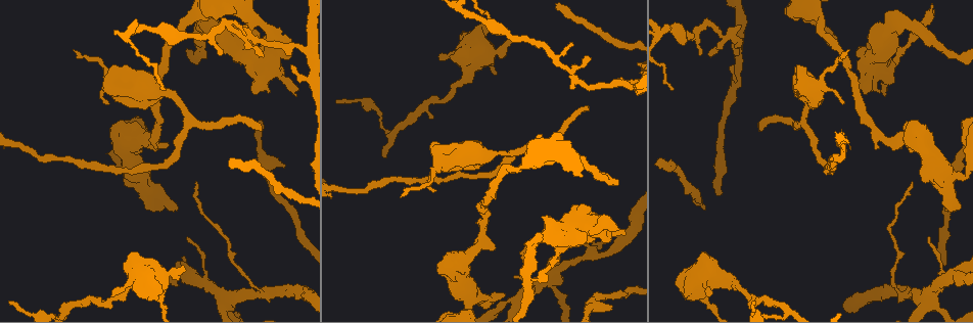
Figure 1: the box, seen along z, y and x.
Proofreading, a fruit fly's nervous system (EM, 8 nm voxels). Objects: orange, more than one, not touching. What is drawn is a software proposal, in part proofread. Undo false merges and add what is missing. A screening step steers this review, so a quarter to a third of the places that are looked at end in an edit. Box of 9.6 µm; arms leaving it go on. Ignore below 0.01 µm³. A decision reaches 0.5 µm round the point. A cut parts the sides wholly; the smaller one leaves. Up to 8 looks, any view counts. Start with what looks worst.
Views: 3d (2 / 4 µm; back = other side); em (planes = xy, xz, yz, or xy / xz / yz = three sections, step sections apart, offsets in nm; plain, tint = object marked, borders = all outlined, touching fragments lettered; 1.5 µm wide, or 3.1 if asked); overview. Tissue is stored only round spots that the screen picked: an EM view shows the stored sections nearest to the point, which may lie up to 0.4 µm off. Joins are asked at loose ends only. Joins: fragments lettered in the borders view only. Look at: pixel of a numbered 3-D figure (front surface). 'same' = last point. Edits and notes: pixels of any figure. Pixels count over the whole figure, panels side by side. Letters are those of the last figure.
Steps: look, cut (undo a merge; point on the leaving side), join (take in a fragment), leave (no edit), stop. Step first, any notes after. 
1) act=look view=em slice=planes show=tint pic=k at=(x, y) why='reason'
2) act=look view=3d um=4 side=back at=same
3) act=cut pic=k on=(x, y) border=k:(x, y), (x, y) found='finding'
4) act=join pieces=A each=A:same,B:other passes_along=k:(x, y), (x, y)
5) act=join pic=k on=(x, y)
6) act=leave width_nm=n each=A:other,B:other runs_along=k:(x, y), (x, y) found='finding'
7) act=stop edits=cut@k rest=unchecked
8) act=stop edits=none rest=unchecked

act=look view=em slice=xz step=4 show=borders pic=1 at=(261, 296) why='three-way junction'

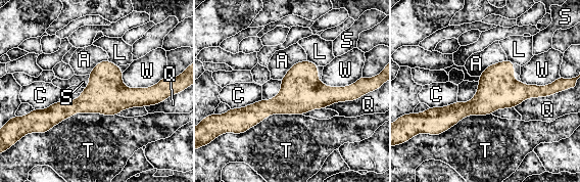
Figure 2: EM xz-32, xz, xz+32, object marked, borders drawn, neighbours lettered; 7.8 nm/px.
act=leave longest_contact=T:600nm each=A:other,C:other,L:other,Q:other,S:other,T:other,W:other runs_along=2:(549, 87), (431, 111) found='all the same neuron'

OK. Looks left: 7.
act=look view=em slice=planes show=plain pic=1 at=(611, 306)

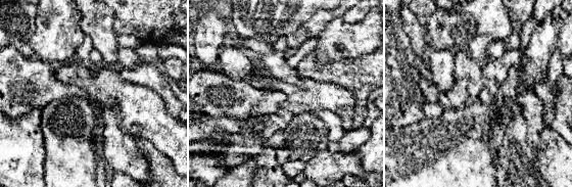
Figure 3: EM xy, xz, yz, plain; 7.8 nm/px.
act=look view=em slice=planes show=borders at=same why='see the neighbours'

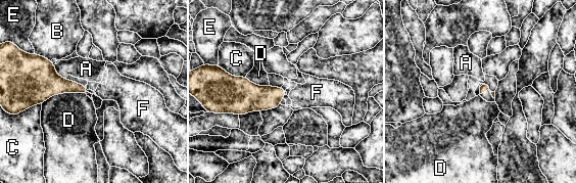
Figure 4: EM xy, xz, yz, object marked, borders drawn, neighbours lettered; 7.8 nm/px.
act=leave longest_contact=D:360nm each=A:other,B:other,C:other,D:other,E:other,F:other border=4:(86, 94), (53, 94), (42, 104) found='none of them fits'

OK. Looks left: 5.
act=look view=em slice=yz step=4 show=tint pic=1 at=(949, 274) why='thin arm on a thick one'

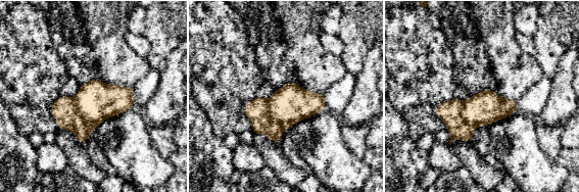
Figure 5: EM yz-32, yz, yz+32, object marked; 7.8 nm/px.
act=look view=em slice=xz step=4 show=borders at=same why='cut it another way'

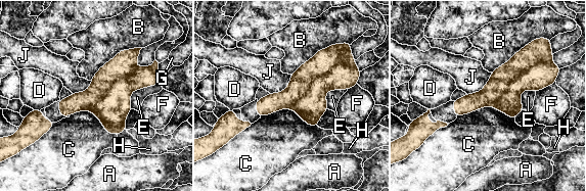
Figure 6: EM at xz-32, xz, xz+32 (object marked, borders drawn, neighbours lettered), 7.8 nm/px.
act=cut pic=6 on=(534, 52) each=A:other,B:other,C:other,D:other,E:other,F:other,G:other,H:other,J:other part_leaving=6:(132, 51), (62, 113) found='a second neuron is stuck on'

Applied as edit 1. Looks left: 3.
act=look view=em slice=planes show=borders pic=1 at=(587, 108) why='thin end'

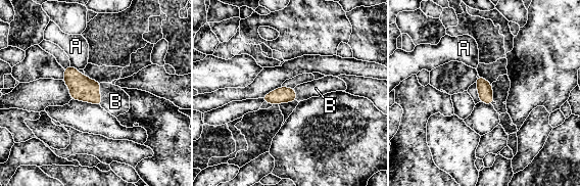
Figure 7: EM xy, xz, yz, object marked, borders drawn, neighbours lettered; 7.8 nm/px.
act=join pieces=B each=A:other,B:same passes_along=7:(82, 88), (99, 94), (115, 101) found='it goes on there'

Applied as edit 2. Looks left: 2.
act=stop edits=cut@6,join@7 rest=unchecked

